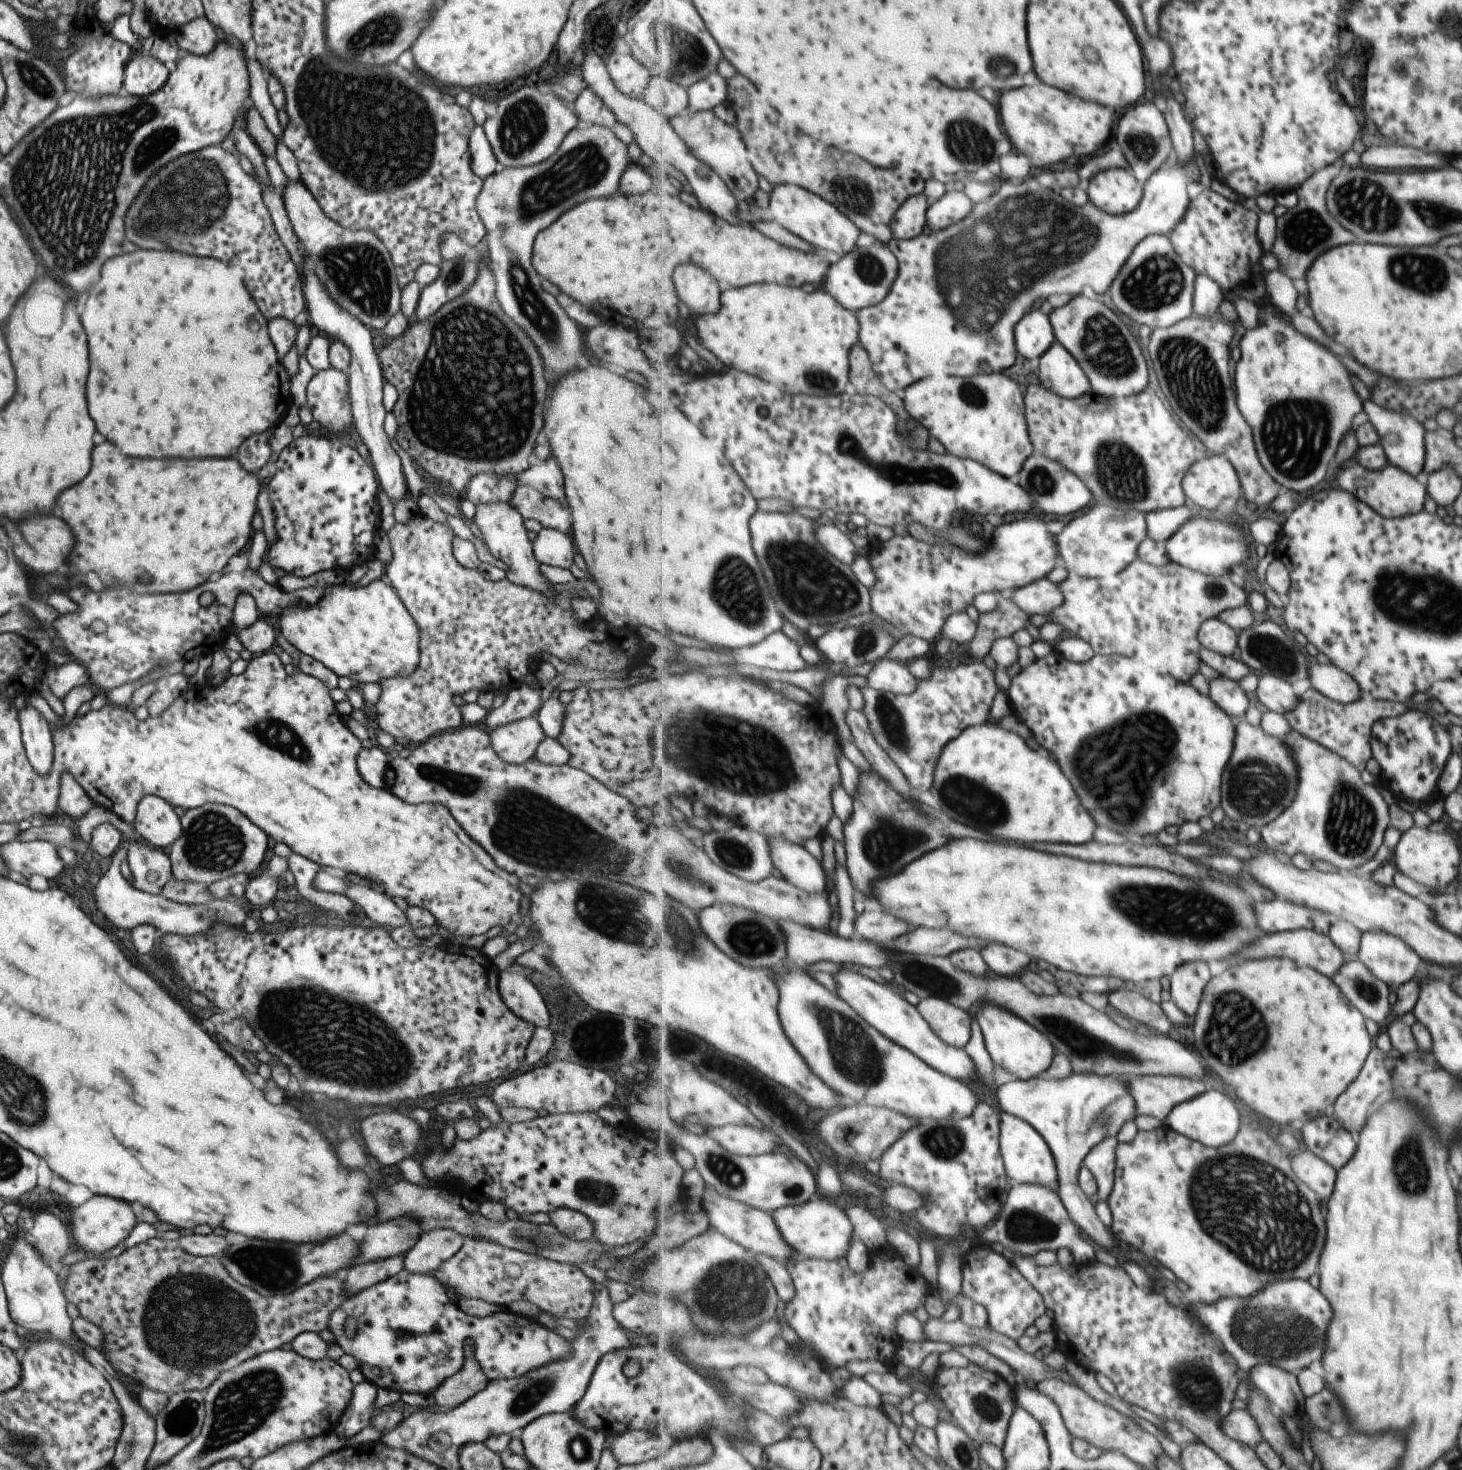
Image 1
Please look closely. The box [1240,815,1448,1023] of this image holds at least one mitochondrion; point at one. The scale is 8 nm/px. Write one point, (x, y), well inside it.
(1366, 991)

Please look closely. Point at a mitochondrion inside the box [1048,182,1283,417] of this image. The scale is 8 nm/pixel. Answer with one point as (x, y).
(1157, 281)

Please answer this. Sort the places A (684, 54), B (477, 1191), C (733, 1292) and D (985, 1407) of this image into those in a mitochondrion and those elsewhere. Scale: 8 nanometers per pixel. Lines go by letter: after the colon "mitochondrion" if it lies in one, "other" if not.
A: mitochondrion
B: other
C: mitochondrion
D: mitochondrion

